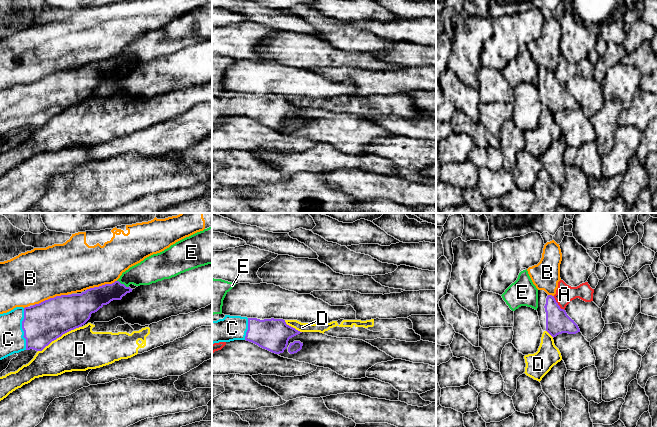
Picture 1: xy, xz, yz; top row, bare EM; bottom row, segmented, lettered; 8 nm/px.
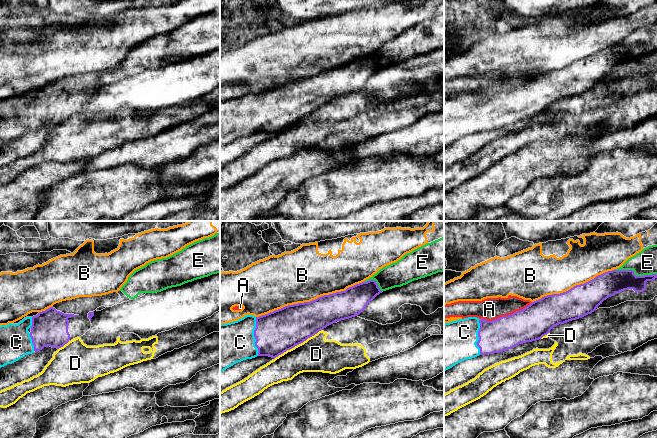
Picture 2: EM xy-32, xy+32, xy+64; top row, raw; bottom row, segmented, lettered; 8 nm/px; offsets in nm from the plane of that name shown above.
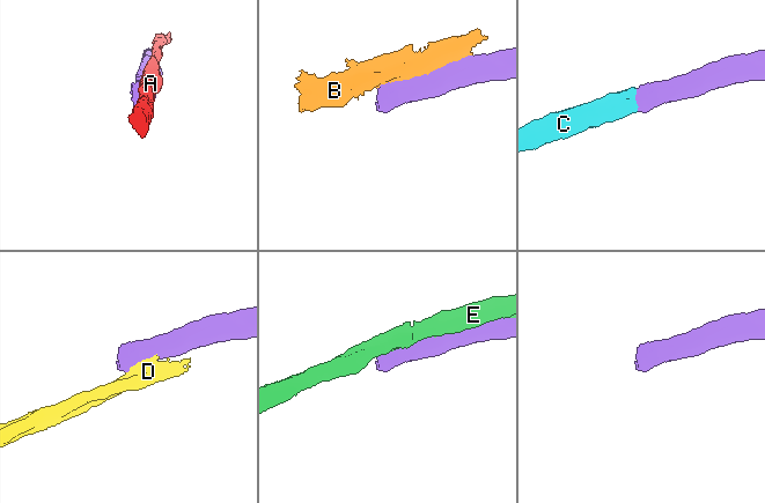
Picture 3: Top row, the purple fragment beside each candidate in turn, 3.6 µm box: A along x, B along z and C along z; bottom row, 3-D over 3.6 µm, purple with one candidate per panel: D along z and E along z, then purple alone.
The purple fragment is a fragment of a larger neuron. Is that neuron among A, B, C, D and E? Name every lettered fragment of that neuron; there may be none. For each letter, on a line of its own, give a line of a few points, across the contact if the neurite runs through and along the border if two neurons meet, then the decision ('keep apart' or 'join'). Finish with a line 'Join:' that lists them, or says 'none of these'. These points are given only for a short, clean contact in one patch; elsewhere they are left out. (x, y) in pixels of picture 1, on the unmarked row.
A: keep apart
B: keep apart
C: xy (43, 99), (35, 103), (22, 104), (12, 117) | join
D: xy (80, 102), (63, 109), (38, 127) | keep apart
E: keep apart
Join: C

